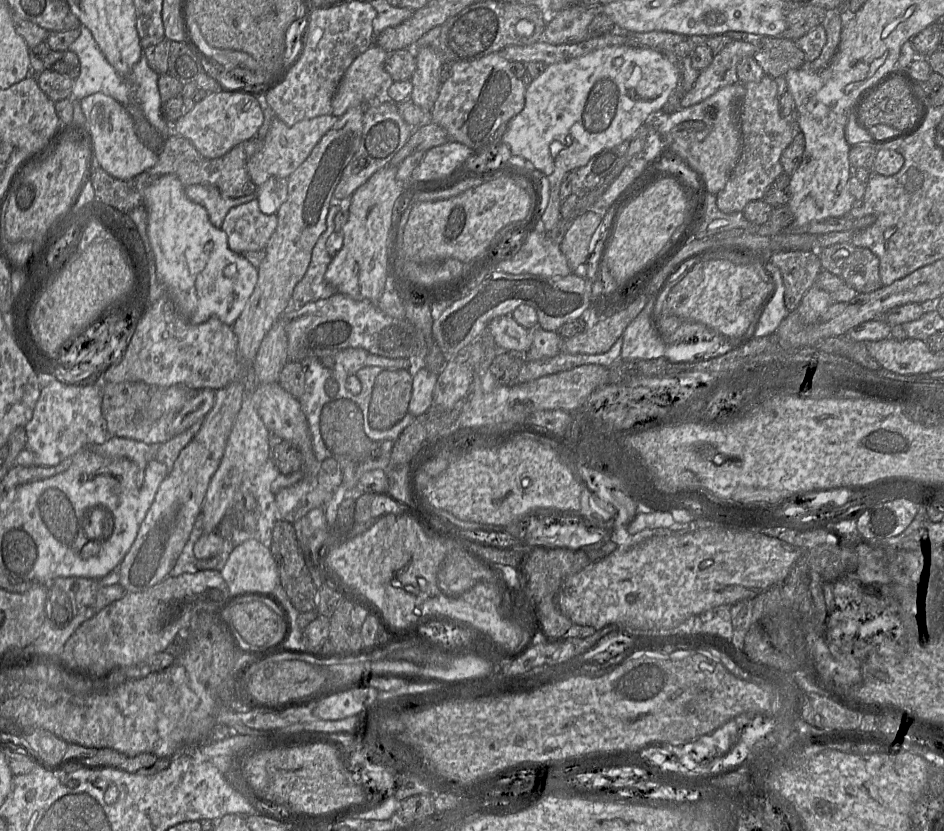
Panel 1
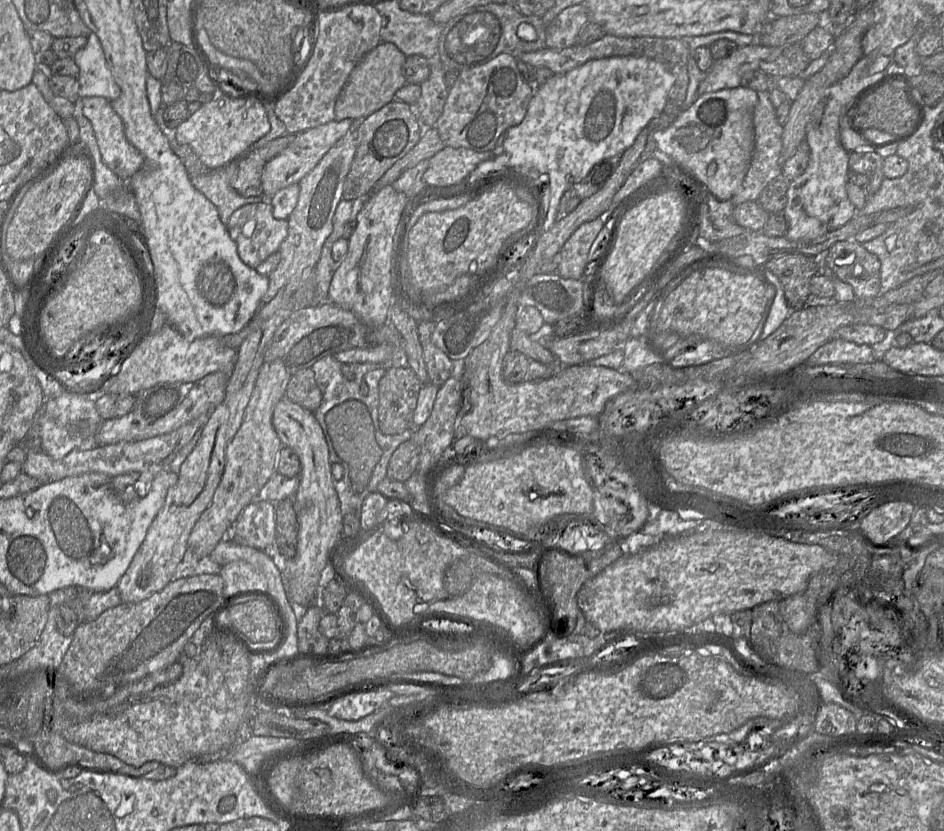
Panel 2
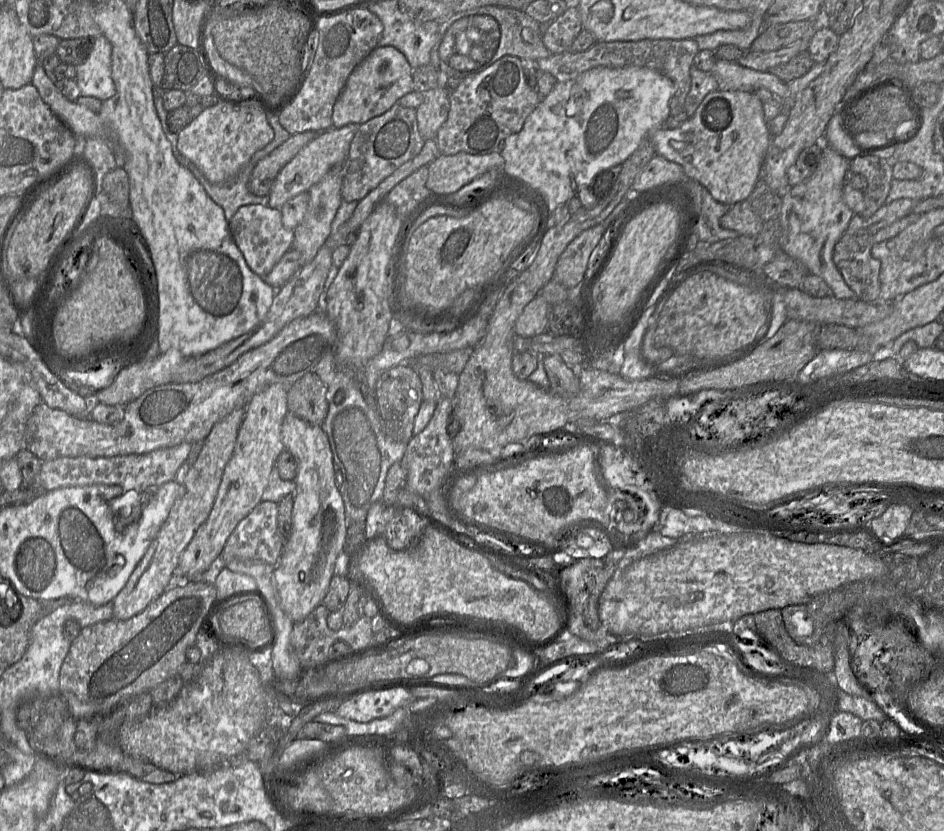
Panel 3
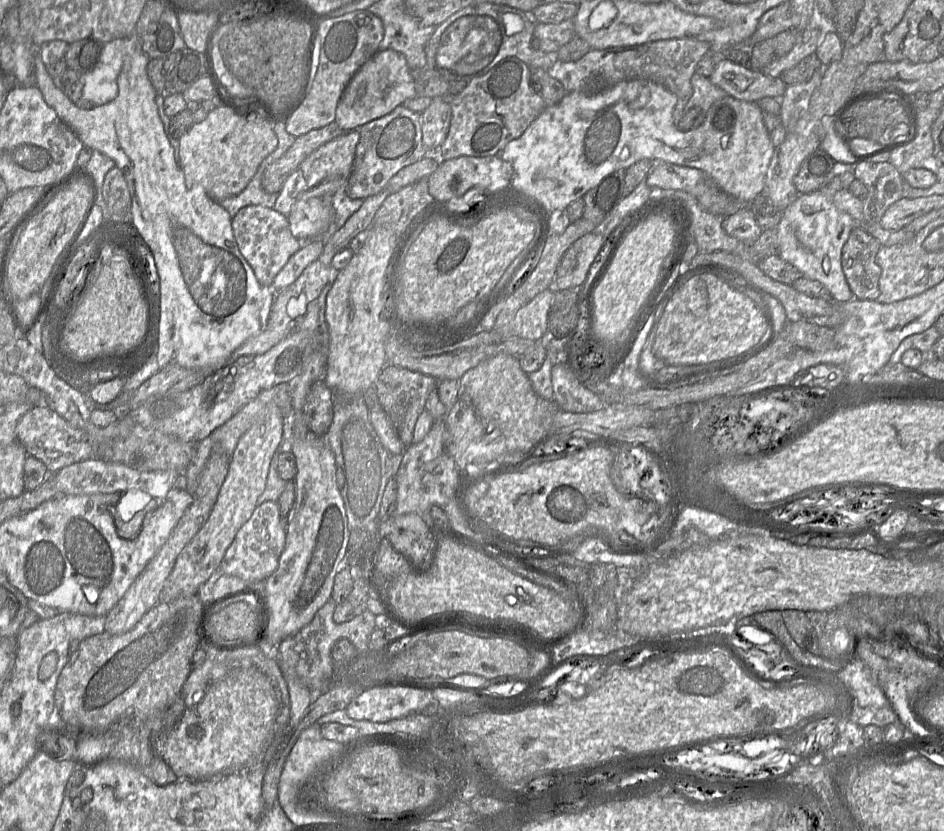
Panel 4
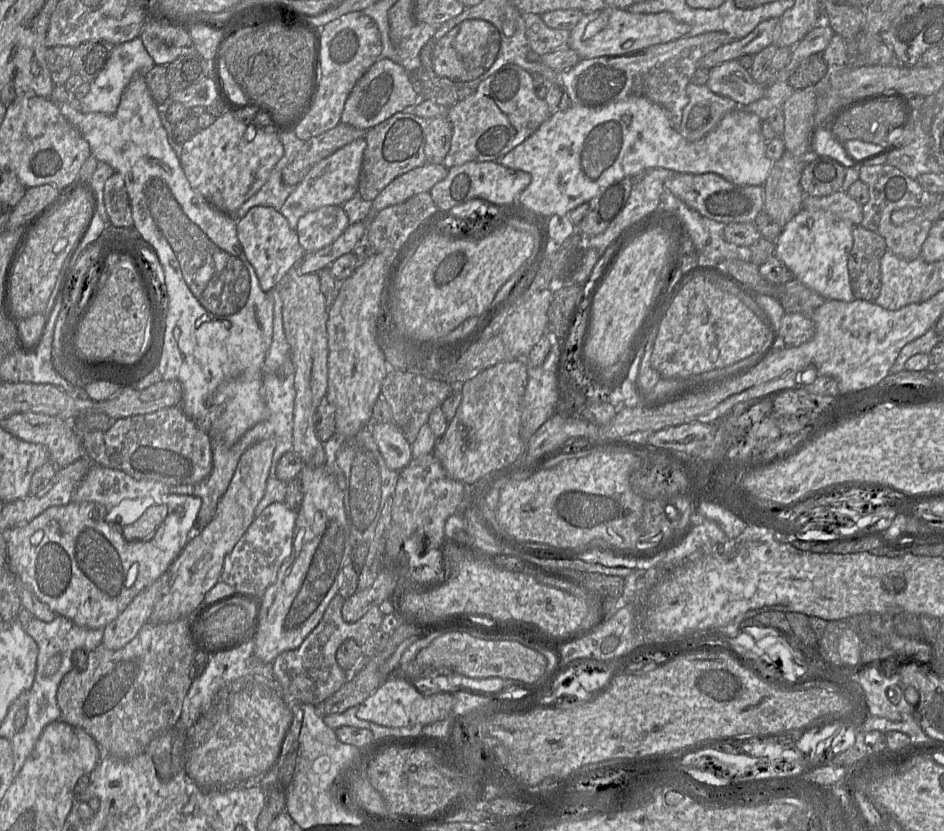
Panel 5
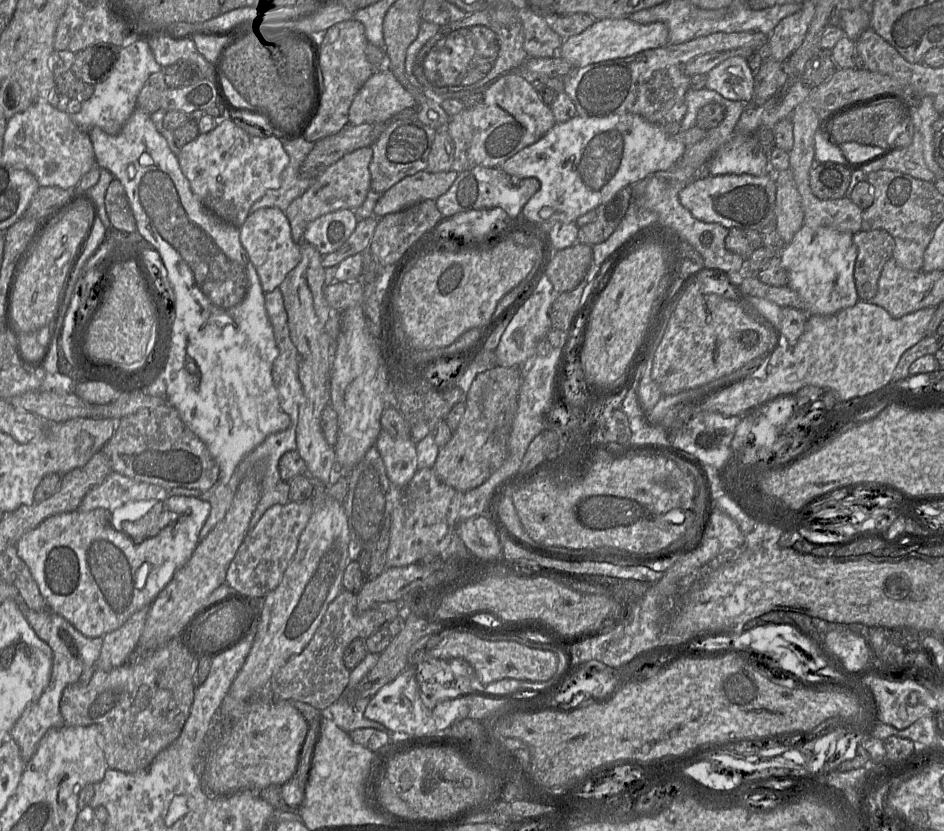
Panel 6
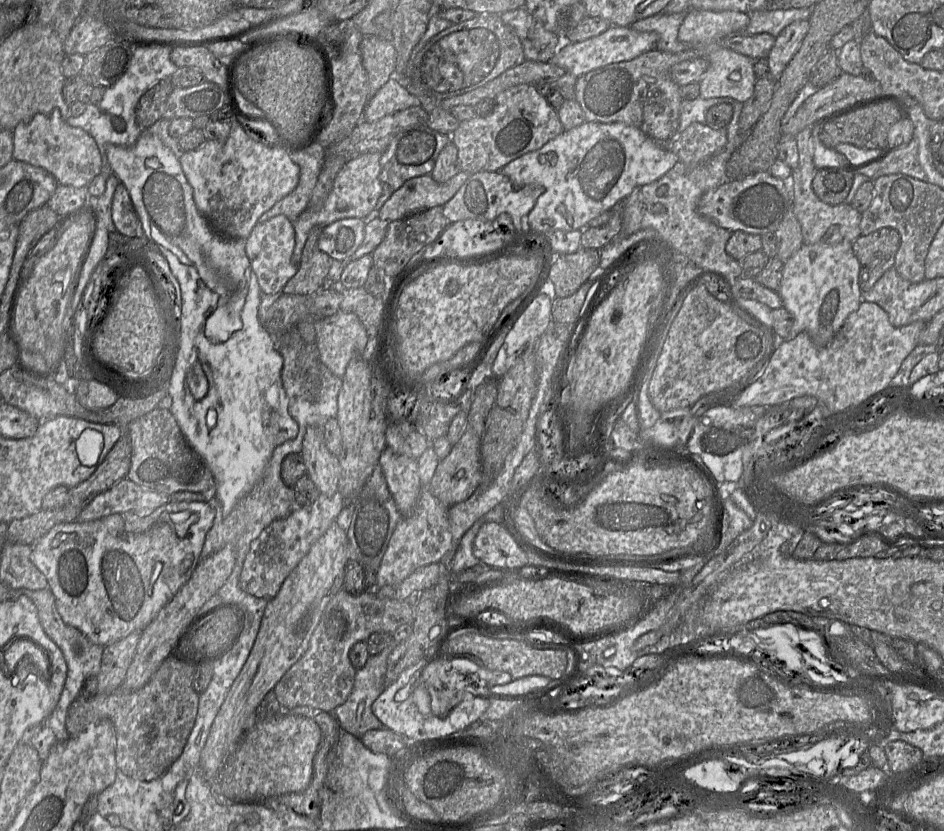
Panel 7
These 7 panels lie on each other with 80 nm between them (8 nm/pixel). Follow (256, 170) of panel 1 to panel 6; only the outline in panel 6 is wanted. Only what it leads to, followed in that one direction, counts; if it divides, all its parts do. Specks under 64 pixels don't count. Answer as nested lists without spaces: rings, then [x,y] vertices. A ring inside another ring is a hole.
[[[371,146],[346,154],[323,171],[303,195],[292,201],[284,213],[290,222],[295,243],[301,245],[305,242],[304,233],[307,226],[318,217],[340,209],[354,210],[363,204],[371,190],[369,165],[372,157]]]

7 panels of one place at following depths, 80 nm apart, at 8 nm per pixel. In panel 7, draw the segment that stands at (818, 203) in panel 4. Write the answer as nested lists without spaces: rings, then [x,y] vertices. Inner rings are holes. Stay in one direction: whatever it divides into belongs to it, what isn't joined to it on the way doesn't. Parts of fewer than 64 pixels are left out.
[[[852,243],[803,244],[801,248],[783,264],[779,295],[783,307],[793,316],[794,323],[785,339],[777,336],[775,349],[781,341],[794,339],[799,333],[806,332],[817,347],[827,346],[841,329],[847,317],[856,311],[862,302],[859,286],[860,266],[852,250]]]

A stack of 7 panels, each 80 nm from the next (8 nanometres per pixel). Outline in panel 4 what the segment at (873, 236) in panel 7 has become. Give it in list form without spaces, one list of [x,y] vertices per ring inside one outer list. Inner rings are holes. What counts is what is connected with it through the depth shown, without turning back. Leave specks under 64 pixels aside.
[[[856,225],[842,249],[841,265],[854,298],[876,300],[881,268],[876,263],[880,242]]]

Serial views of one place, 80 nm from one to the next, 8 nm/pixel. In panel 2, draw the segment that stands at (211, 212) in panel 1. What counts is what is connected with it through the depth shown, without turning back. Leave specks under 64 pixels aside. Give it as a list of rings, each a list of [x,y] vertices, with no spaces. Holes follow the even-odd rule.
[[[237,157],[226,165],[207,173],[190,176],[191,184],[218,209],[221,222],[226,226],[232,213],[238,208],[253,203],[268,202],[261,196],[242,197],[230,185],[230,178],[238,171],[244,157]]]

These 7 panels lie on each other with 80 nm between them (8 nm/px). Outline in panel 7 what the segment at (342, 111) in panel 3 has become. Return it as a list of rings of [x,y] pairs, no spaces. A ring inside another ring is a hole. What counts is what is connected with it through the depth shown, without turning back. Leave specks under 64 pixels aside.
[[[392,77],[368,100],[361,121],[375,122],[414,105],[421,106],[418,98]]]

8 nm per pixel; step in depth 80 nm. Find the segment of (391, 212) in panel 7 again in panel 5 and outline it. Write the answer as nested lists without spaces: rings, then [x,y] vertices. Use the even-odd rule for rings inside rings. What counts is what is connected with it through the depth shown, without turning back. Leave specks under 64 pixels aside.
[[[429,162],[402,174],[373,200],[373,212],[403,203],[416,194],[430,192],[436,183],[446,178],[447,174],[448,169],[443,164]]]

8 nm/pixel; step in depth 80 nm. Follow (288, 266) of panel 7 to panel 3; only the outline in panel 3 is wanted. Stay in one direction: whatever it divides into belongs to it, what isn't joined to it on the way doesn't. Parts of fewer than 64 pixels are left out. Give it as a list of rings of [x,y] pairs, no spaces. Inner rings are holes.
[[[250,204],[239,207],[229,221],[229,229],[247,265],[261,278],[266,277],[282,256],[292,248],[294,231],[284,226],[281,210],[268,205]]]

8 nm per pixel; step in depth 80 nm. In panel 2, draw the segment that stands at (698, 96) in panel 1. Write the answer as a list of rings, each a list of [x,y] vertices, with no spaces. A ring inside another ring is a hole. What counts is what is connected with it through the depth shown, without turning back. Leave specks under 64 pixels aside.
[[[758,41],[749,46],[738,46],[729,56],[714,61],[699,84],[698,95],[742,86],[745,73],[758,70],[762,61],[775,60],[782,51],[782,47],[765,47]]]

